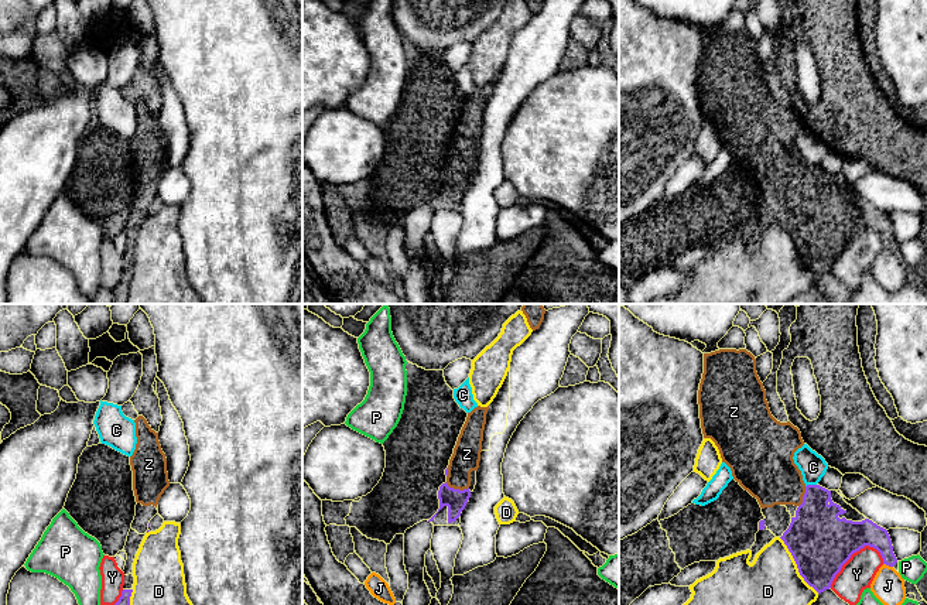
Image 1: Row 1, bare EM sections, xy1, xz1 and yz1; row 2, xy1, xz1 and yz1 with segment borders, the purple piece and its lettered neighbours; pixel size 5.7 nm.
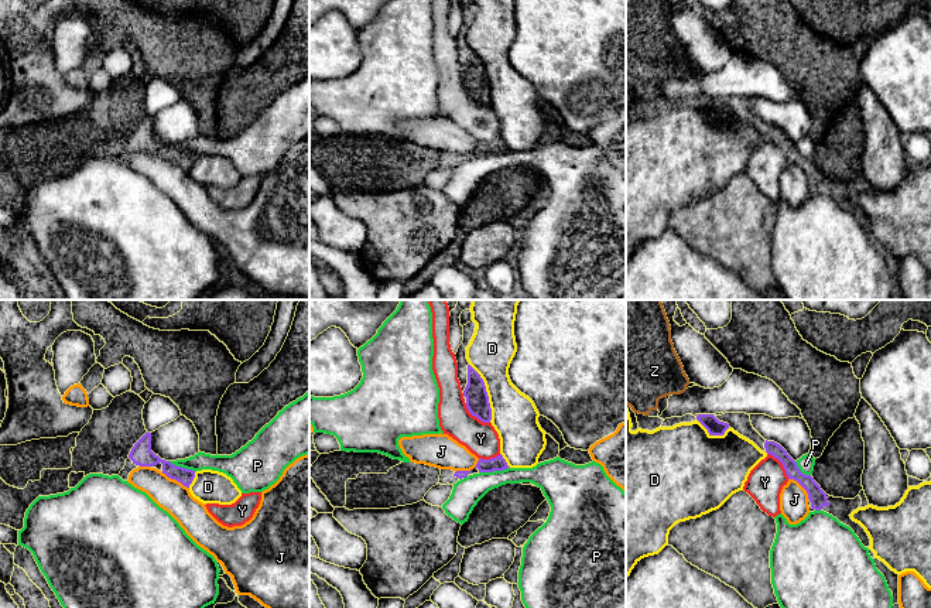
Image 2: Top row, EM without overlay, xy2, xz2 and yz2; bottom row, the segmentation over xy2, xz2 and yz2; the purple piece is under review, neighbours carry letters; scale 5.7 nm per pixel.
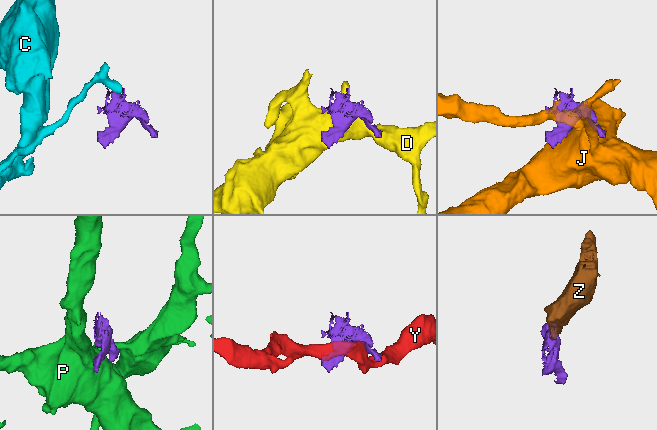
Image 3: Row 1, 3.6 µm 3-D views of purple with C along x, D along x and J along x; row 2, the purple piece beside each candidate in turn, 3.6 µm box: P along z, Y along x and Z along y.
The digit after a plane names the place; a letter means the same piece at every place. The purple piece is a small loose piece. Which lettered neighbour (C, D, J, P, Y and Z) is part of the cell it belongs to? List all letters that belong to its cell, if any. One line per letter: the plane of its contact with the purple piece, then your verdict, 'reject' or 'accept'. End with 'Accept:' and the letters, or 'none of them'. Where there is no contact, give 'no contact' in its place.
C: contact in yz1; reject
D: contact in xz2; reject
J: contact in xy2; reject
P: contact in xz2; reject
Y: contact in yz1; reject
Z: contact in xz1; accept
Accept: Z

